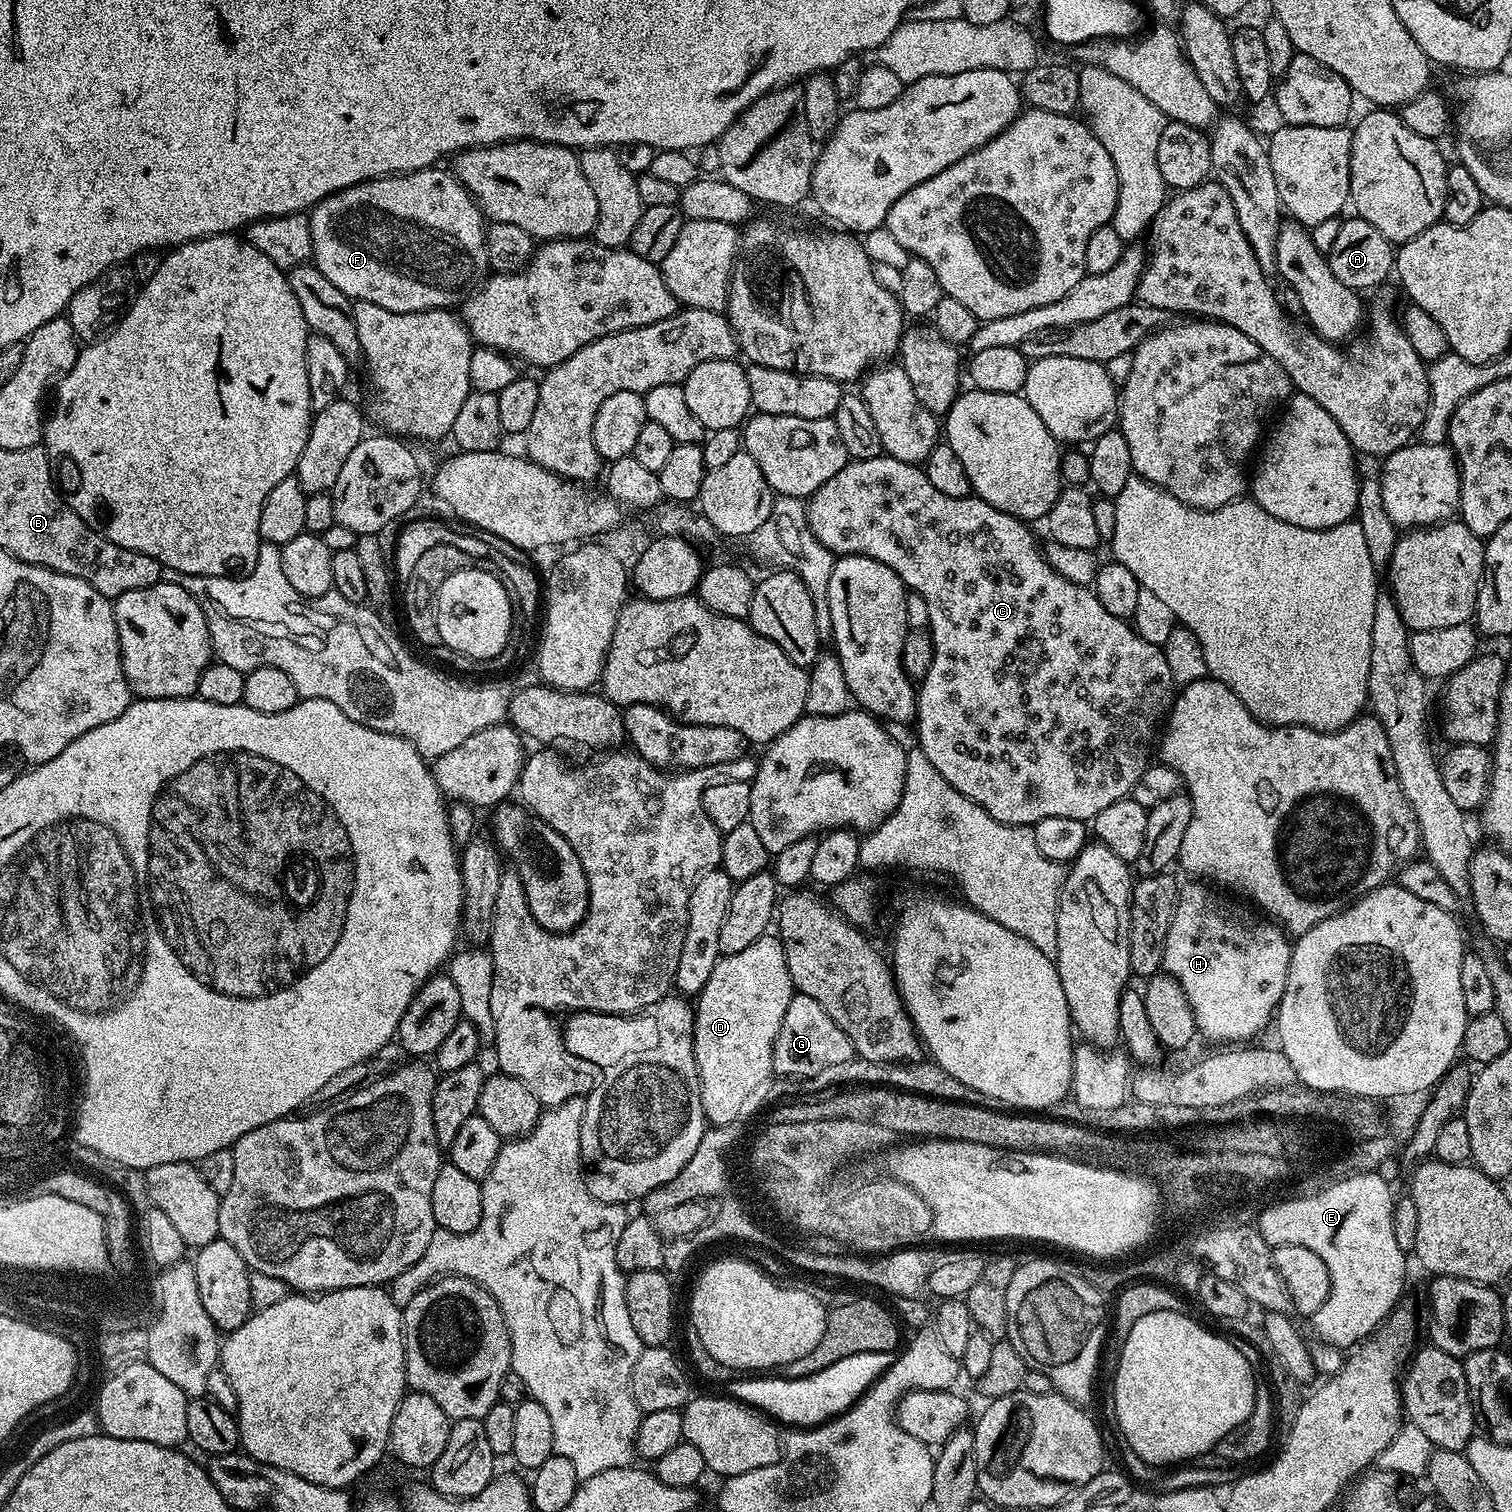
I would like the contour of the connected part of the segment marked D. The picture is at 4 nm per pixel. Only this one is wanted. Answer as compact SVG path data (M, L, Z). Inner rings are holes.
M779 935L759 936L746 946L746 950L738 950L738 954L729 956L721 955L706 986L694 1000L694 1058L698 1062L702 1110L709 1125L719 1126L734 1120L747 1102L752 1088L756 1088L760 1080L773 1075L774 1042L793 995L790 970L786 966L786 954Z

